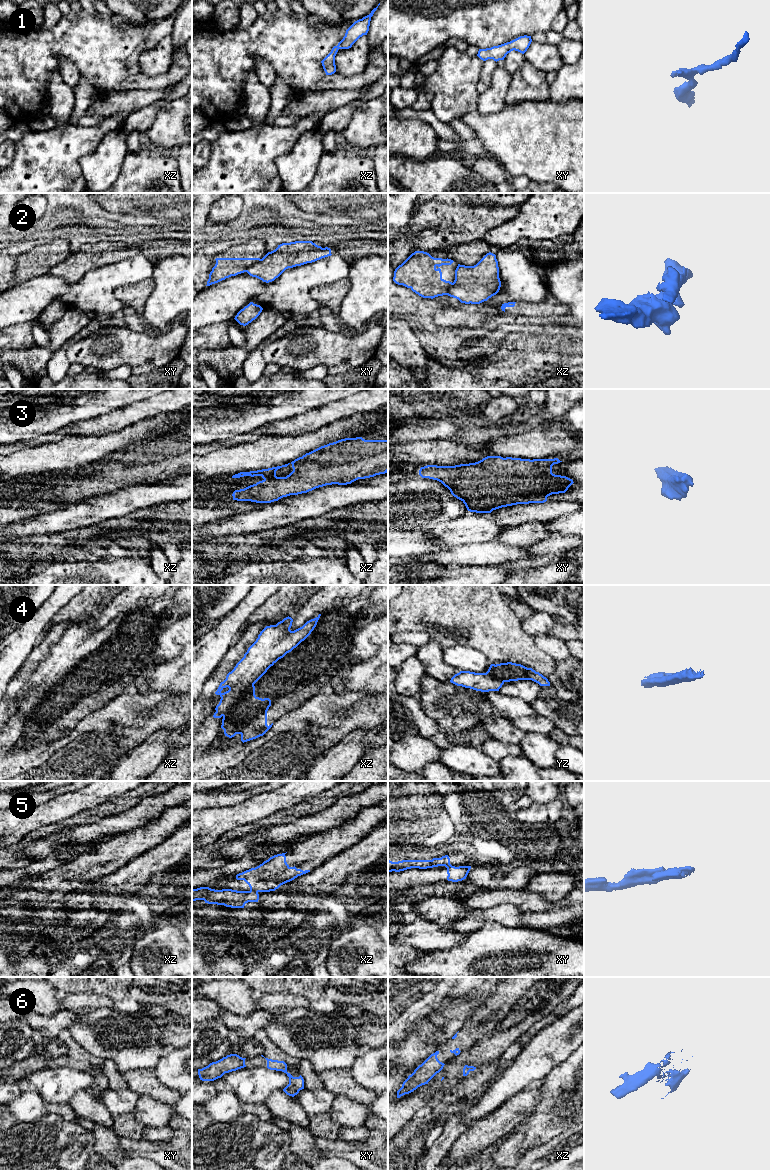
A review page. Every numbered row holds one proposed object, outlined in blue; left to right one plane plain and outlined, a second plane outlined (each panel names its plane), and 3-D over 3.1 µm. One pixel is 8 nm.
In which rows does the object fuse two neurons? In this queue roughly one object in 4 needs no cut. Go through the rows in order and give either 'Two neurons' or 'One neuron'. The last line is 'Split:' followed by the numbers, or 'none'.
1: One neuron
2: Two neurons
3: One neuron
4: Two neurons
5: One neuron
6: Two neurons
Split: 2, 4, 6

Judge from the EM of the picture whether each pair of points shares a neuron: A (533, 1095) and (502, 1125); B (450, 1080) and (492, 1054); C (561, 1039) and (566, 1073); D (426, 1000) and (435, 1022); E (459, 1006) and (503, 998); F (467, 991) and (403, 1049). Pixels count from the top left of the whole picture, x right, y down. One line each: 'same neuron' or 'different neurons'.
A: same neuron
B: same neuron
C: different neurons
D: different neurons
E: different neurons
F: different neurons

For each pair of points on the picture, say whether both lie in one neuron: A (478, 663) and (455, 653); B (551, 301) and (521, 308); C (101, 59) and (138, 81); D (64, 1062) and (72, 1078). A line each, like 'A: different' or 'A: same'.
A: same
B: same
C: different
D: different

